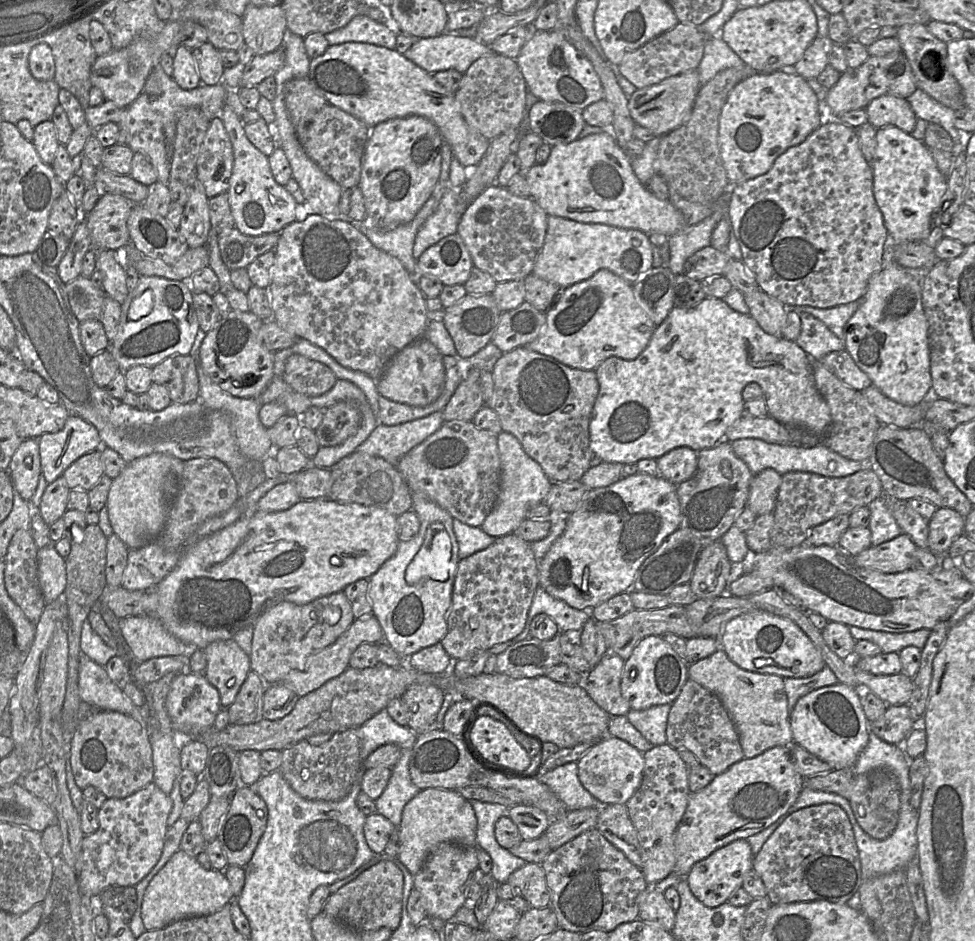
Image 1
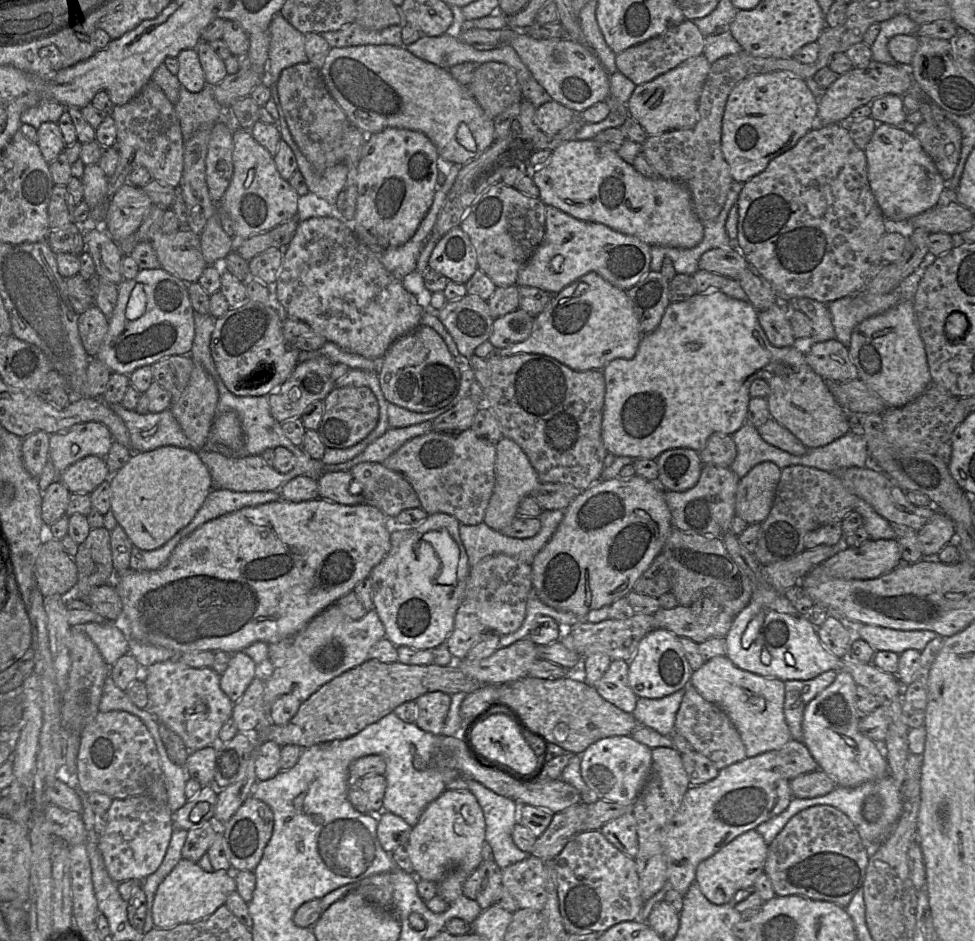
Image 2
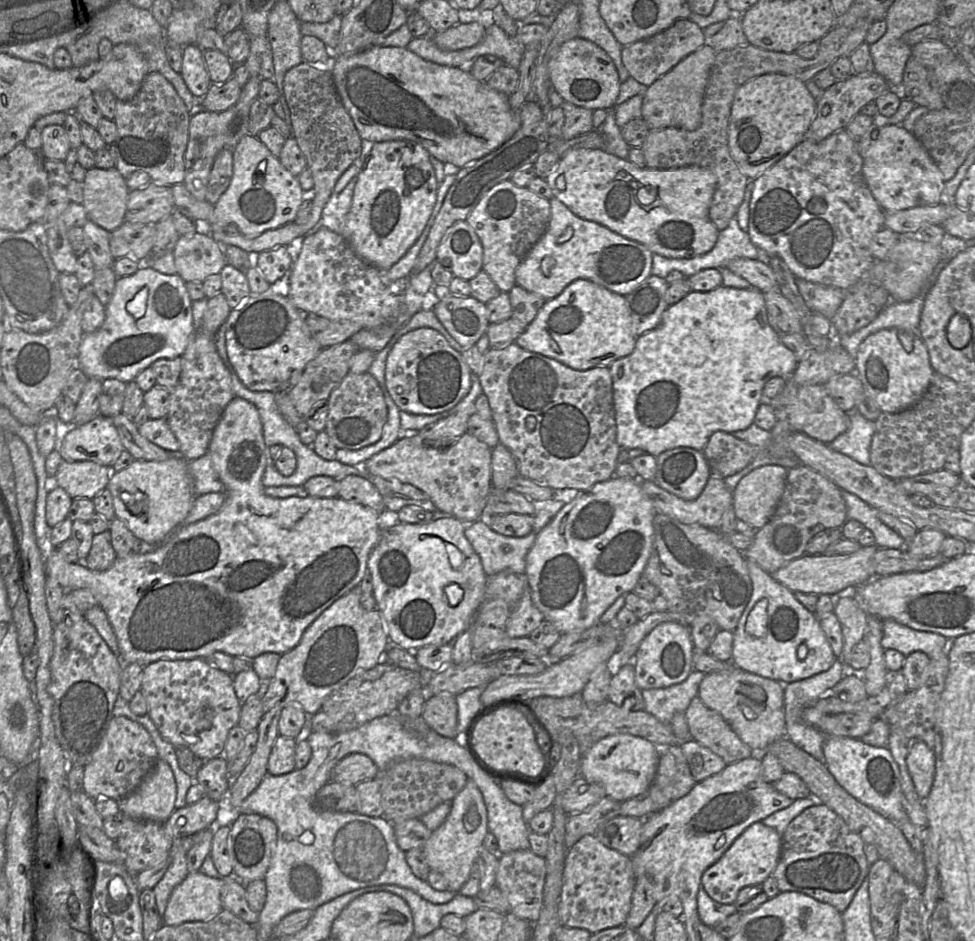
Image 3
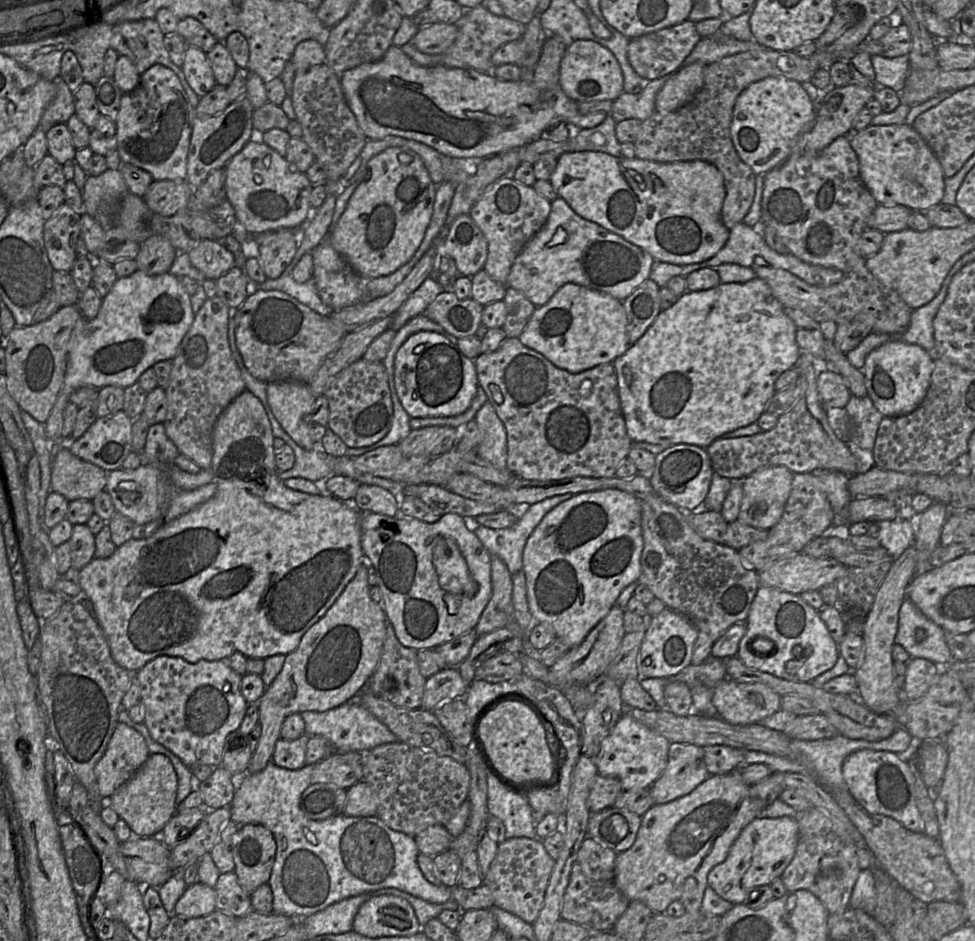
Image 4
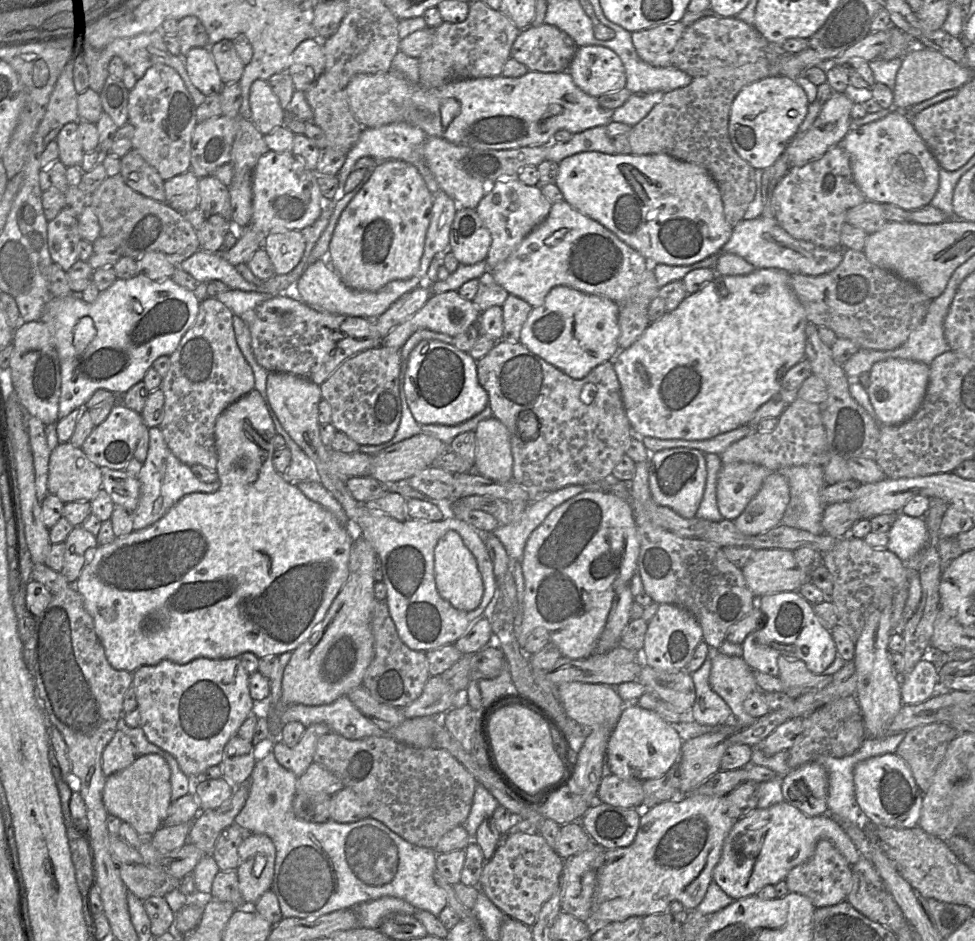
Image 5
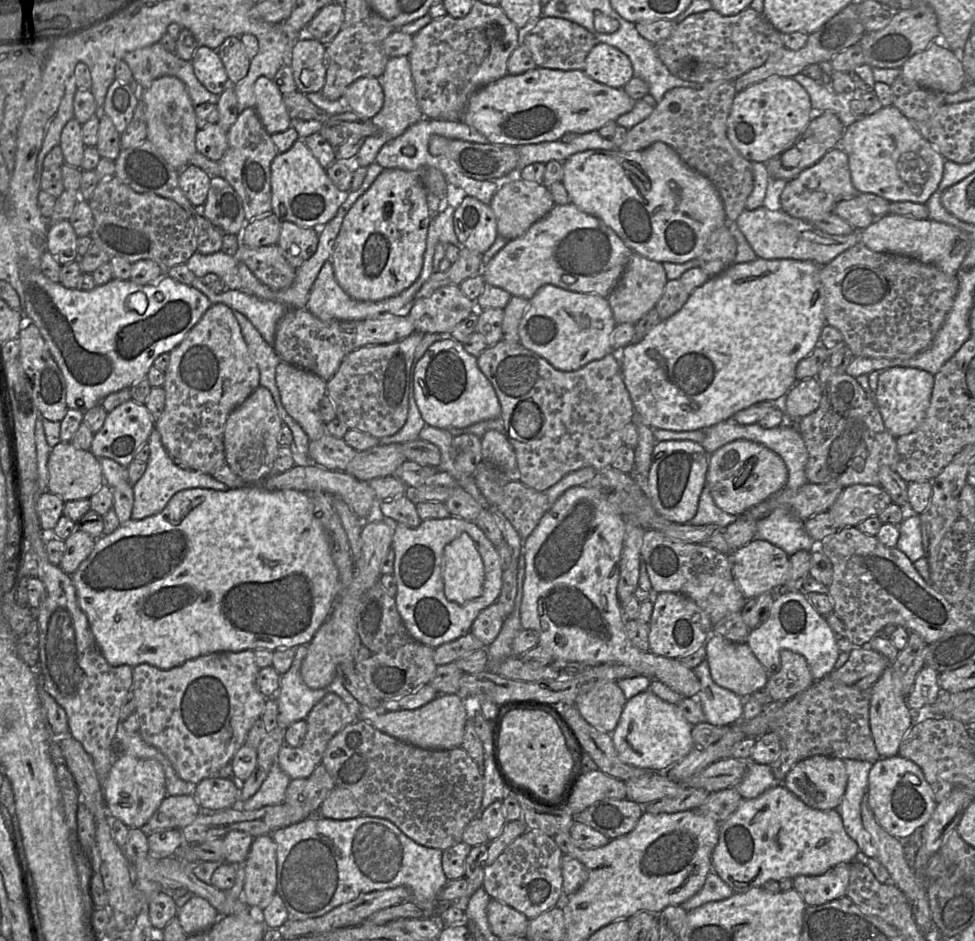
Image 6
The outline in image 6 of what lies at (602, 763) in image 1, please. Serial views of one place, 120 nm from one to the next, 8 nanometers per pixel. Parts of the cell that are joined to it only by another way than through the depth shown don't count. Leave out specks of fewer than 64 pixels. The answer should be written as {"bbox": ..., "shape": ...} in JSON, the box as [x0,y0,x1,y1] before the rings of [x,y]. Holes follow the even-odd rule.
{"bbox":[611,689,692,772],"shape":[[[647,689],[627,700],[611,738],[622,762],[665,772],[689,753],[692,746],[691,729],[692,726],[676,705],[665,702]]]}

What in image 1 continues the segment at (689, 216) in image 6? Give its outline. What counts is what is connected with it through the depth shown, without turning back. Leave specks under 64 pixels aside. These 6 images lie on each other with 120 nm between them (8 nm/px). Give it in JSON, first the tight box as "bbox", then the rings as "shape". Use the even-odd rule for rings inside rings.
{"bbox":[524,130,687,237],"shape":[[[605,130],[552,146],[545,163],[536,163],[524,172],[530,198],[547,215],[668,237],[682,231],[687,226],[683,214],[669,200],[659,199],[639,181],[631,161],[610,130]]]}

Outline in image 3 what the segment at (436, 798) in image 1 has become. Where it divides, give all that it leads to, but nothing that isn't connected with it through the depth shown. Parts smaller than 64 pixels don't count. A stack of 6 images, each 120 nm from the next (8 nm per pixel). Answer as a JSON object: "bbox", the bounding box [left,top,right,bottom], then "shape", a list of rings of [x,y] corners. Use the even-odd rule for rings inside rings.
{"bbox":[422,779,487,893],"shape":[[[467,779],[466,785],[452,799],[451,810],[445,821],[432,831],[422,847],[430,869],[445,877],[449,891],[459,893],[460,888],[468,880],[487,832],[487,809],[482,793],[473,780]]]}

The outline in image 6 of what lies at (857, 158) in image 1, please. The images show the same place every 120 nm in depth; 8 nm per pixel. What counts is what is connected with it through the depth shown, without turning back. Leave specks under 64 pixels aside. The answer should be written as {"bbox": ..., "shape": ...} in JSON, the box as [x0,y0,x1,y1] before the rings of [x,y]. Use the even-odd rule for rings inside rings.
{"bbox":[780,147,859,224],"shape":[[[841,147],[829,150],[814,165],[785,183],[780,196],[781,210],[792,217],[815,224],[833,212],[835,205],[859,194],[852,183],[847,153]]]}

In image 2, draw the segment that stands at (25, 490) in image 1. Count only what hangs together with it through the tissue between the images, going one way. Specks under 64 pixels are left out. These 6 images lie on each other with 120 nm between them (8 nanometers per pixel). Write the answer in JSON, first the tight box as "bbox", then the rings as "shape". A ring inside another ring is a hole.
{"bbox":[23,431,50,479],"shape":[[[38,431],[23,438],[23,464],[27,472],[34,478],[39,479],[49,461],[50,435],[44,431]]]}

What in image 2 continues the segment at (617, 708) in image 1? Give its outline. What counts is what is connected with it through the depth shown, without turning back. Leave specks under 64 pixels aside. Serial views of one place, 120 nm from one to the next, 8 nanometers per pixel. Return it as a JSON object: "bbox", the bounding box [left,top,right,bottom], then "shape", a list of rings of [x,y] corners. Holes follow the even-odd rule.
{"bbox":[594,660,638,713],"shape":[[[612,660],[609,668],[594,685],[597,693],[618,709],[632,713],[638,697],[628,682],[628,663],[623,660]]]}

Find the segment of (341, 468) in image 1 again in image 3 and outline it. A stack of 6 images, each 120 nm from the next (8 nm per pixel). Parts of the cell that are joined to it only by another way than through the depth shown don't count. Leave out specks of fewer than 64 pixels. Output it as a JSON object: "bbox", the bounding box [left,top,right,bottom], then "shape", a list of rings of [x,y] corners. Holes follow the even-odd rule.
{"bbox":[367,474,436,512],"shape":[[[367,474],[367,478],[381,494],[386,510],[399,512],[404,506],[417,506],[426,511],[436,512],[430,497],[411,484],[376,475]]]}

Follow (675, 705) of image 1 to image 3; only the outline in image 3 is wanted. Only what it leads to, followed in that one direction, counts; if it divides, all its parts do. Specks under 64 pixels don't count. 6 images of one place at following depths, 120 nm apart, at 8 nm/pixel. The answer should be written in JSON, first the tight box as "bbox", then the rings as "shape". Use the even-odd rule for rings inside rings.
{"bbox":[684,696,752,764],"shape":[[[698,696],[694,697],[684,711],[691,738],[720,756],[726,764],[752,756],[752,749],[732,730],[729,724],[716,711],[708,708]]]}

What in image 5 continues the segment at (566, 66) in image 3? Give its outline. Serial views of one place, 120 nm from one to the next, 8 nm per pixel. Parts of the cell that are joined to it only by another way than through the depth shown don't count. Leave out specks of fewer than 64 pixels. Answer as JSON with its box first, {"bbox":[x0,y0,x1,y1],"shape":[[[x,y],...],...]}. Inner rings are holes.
{"bbox":[567,45,626,97],"shape":[[[601,45],[578,47],[567,71],[576,86],[593,97],[620,90],[626,85],[621,59],[613,50]]]}

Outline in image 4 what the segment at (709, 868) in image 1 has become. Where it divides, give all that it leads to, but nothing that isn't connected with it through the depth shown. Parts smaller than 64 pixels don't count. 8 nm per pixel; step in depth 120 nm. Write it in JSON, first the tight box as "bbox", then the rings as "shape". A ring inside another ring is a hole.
{"bbox":[707,817,798,904],"shape":[[[793,817],[752,820],[730,847],[726,859],[713,867],[707,876],[708,886],[732,904],[745,903],[750,892],[759,886],[770,885],[780,878],[792,861],[798,843],[798,822]]]}

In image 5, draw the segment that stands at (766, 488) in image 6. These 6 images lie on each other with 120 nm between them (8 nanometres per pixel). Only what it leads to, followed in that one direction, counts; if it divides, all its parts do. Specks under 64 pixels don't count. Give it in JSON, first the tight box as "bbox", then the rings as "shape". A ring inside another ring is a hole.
{"bbox":[716,462,771,520],"shape":[[[733,462],[722,465],[716,485],[716,500],[722,517],[735,520],[771,472],[753,463]]]}

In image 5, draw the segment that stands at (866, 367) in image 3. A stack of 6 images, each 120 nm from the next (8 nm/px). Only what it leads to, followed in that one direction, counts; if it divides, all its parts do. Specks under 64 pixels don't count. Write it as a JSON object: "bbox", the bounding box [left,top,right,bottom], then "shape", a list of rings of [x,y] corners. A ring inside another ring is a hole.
{"bbox":[867,358,930,425],"shape":[[[900,358],[876,362],[871,370],[867,393],[881,425],[899,425],[909,420],[919,409],[927,390],[930,367],[927,364]]]}

